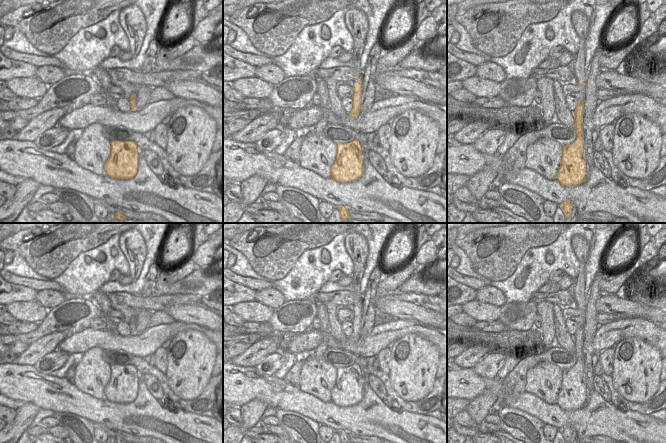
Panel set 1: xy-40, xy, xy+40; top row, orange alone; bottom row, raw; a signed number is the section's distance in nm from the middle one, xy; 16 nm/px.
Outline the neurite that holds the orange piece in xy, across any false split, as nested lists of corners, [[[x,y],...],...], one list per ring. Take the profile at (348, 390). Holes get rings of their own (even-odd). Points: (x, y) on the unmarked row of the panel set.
[[[358,364],[336,369],[337,378],[331,401],[340,407],[358,404],[363,397],[362,371]]]

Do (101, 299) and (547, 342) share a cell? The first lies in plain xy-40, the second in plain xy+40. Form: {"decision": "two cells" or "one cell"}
{"decision": "two cells"}

